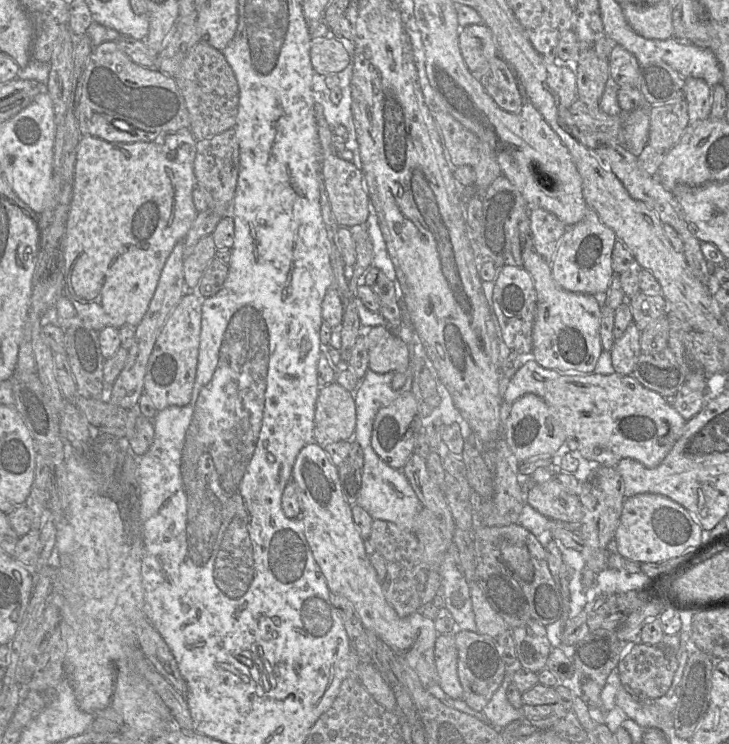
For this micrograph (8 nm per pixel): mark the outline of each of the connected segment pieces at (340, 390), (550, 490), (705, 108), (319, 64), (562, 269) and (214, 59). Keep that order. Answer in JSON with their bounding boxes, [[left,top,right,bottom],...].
[[314,382,354,446],[527,479,583,523],[684,77,712,122],[311,34,352,76],[551,208,616,296],[173,42,239,141]]

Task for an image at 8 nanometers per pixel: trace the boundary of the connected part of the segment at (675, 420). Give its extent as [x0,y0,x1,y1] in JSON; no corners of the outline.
[503,359,686,468]

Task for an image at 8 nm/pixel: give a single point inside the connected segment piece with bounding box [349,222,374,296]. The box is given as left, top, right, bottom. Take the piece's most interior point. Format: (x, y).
(363, 245)

